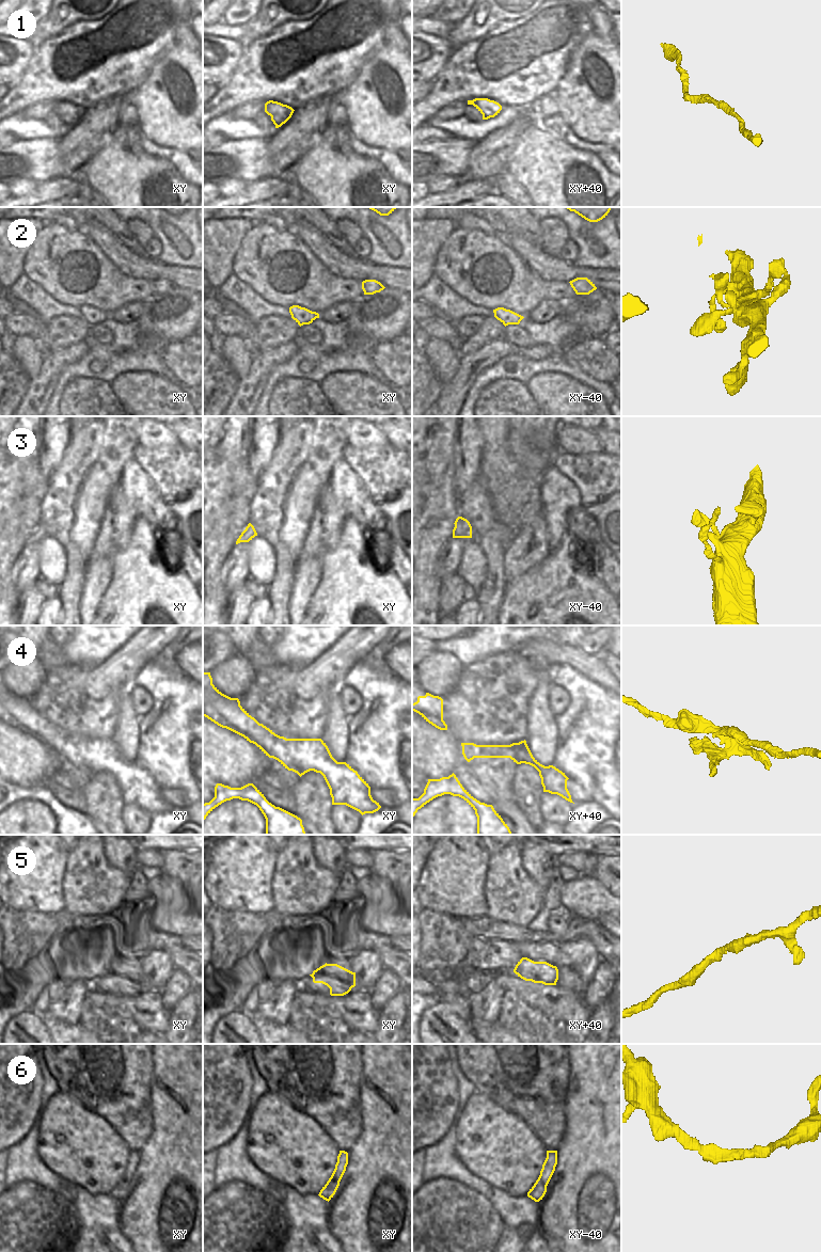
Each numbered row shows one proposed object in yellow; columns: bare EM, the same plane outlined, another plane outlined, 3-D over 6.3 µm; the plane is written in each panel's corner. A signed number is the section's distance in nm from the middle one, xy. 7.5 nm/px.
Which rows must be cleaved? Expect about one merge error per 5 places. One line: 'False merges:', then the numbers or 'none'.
False merges: 4

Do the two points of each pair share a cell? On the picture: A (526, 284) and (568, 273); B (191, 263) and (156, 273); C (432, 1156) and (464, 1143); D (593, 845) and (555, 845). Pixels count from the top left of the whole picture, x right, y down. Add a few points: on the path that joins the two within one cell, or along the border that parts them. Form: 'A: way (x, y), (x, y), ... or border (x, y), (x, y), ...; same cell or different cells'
A: border (525, 264), (542, 279), (568, 282); different cells
B: border (155, 259), (169, 266), (187, 266), (191, 269); different cells
C: border (459, 1123), (457, 1126), (455, 1153), (468, 1169); different cells
D: way (583, 845), (565, 845); same cell

